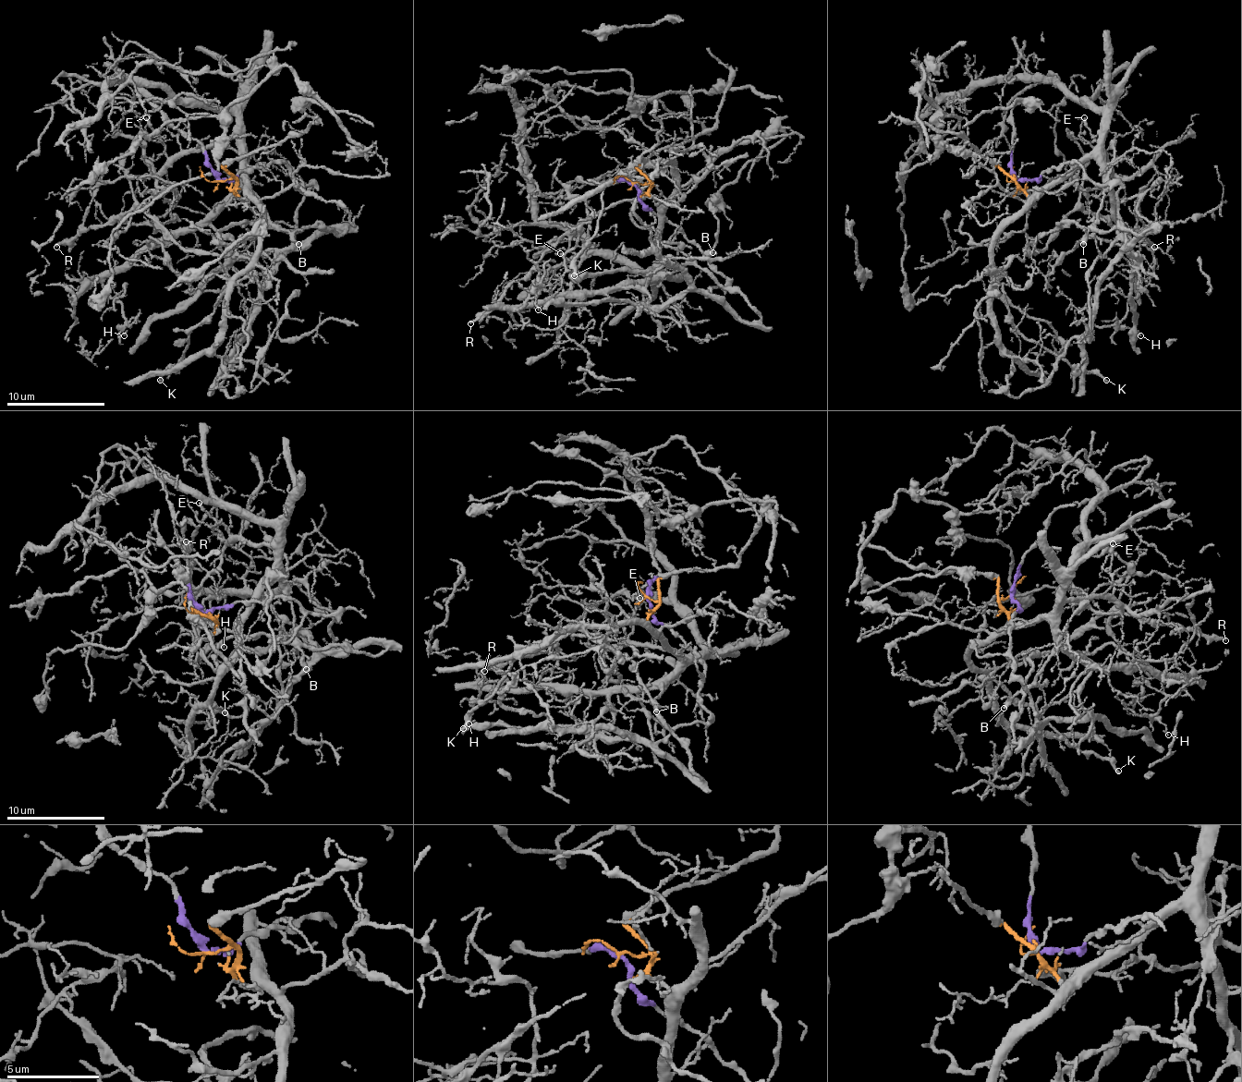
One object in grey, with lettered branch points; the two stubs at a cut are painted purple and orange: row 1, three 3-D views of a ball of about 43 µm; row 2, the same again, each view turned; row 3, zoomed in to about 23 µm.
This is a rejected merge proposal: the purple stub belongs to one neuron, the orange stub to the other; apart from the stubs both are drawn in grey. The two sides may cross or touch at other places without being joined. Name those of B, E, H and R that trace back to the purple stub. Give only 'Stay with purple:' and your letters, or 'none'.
Stay with purple: B, R

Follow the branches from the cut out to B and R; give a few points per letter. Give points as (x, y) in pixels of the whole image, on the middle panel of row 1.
B: (634, 183), (641, 200), (725, 278), (725, 285), (708, 293), (755, 322), (760, 315), (696, 263), (713, 251)
R: (634, 183), (725, 278), (708, 293), (755, 322), (737, 293), (634, 222), (629, 200), (555, 241), (469, 322)

